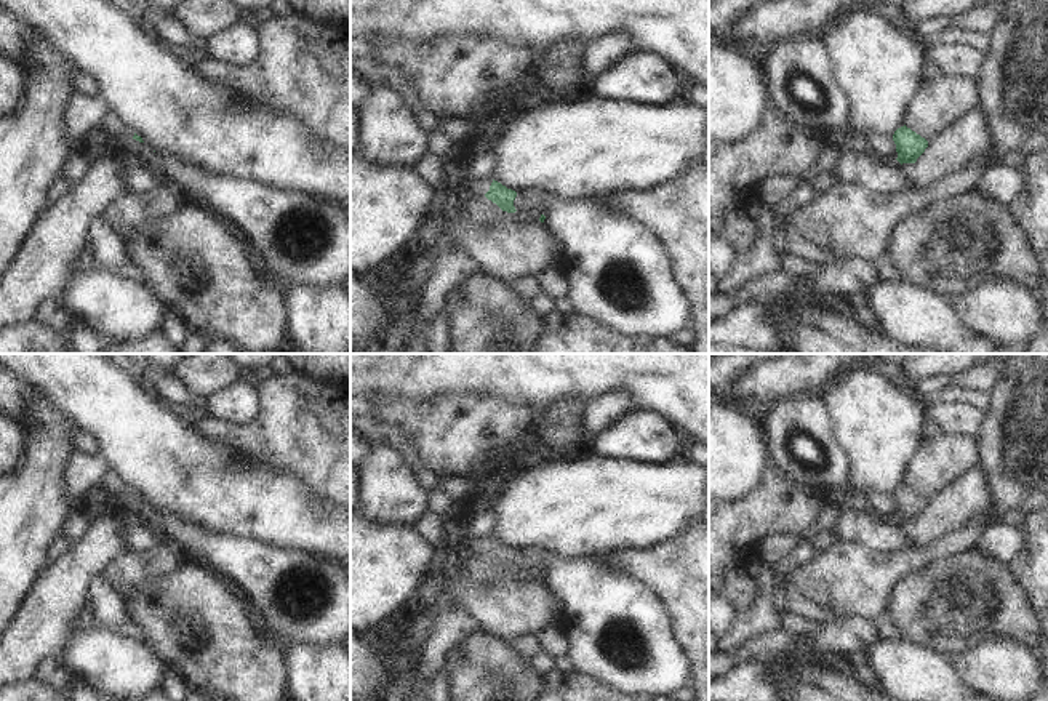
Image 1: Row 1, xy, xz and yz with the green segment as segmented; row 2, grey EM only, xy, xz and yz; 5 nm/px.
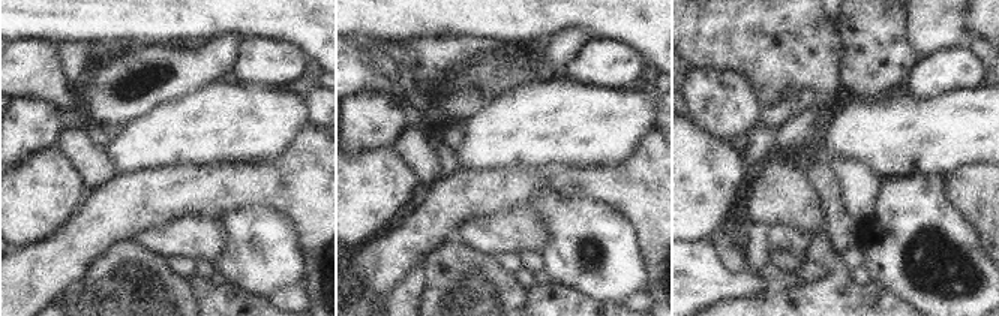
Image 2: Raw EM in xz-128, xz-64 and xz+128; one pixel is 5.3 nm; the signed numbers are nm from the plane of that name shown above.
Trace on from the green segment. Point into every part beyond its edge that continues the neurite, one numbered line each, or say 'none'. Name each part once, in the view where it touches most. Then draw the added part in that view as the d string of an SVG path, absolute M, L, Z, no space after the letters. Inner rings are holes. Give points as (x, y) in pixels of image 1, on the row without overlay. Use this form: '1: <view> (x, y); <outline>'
1: xz (480, 544); M483 535L478 538L469 538L469 546L474 551L474 554L485 554L490 549L490 544L493 541L493 536Z

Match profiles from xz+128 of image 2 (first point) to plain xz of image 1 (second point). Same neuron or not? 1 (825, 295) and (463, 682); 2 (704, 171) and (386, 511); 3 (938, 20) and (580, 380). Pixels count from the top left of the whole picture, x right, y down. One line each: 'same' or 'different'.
1: different
2: different
3: different

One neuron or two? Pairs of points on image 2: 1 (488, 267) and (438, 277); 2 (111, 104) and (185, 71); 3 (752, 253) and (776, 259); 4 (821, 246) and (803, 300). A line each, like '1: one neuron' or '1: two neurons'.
1: one neuron
2: one neuron
3: two neurons
4: one neuron

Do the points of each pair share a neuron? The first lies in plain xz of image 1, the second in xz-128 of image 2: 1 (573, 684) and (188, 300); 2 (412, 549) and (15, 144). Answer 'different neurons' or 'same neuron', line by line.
1: different neurons
2: different neurons

